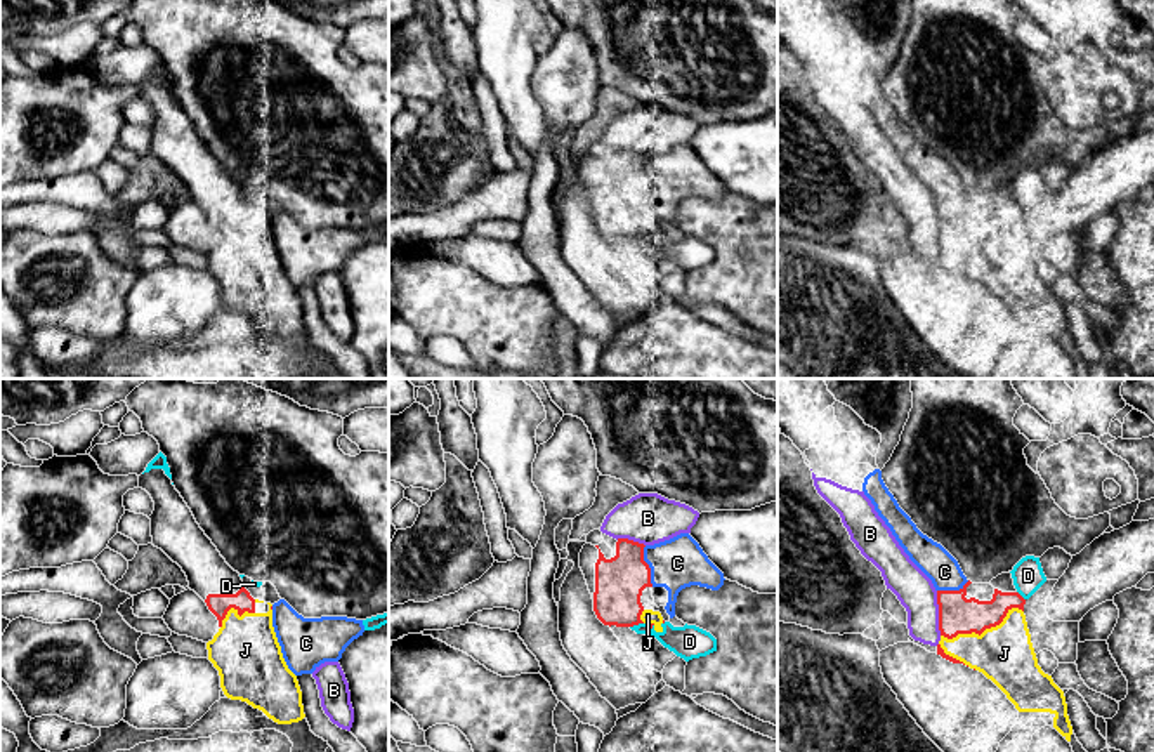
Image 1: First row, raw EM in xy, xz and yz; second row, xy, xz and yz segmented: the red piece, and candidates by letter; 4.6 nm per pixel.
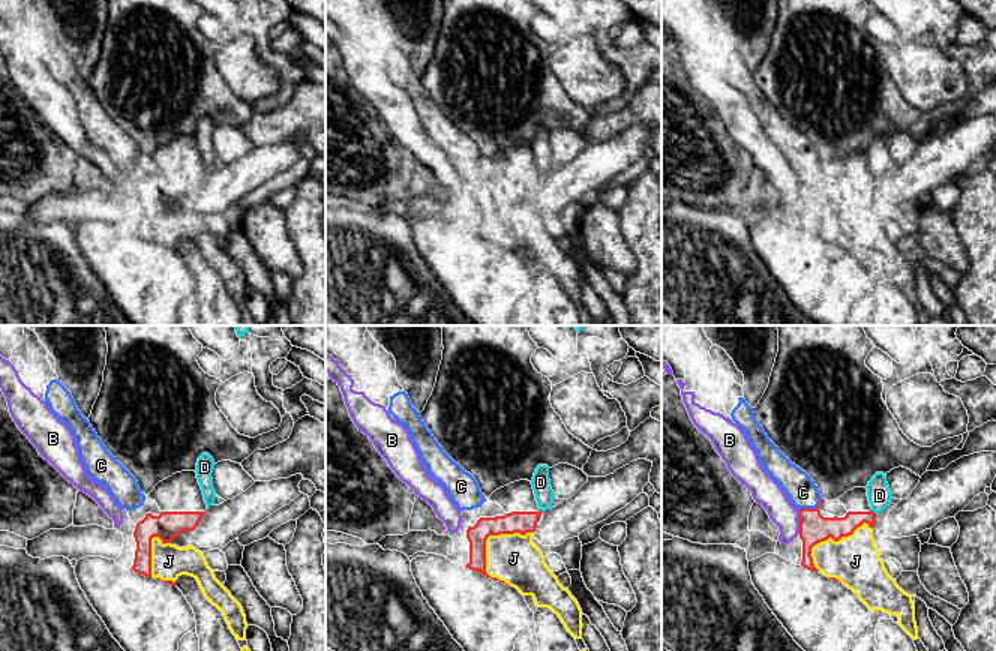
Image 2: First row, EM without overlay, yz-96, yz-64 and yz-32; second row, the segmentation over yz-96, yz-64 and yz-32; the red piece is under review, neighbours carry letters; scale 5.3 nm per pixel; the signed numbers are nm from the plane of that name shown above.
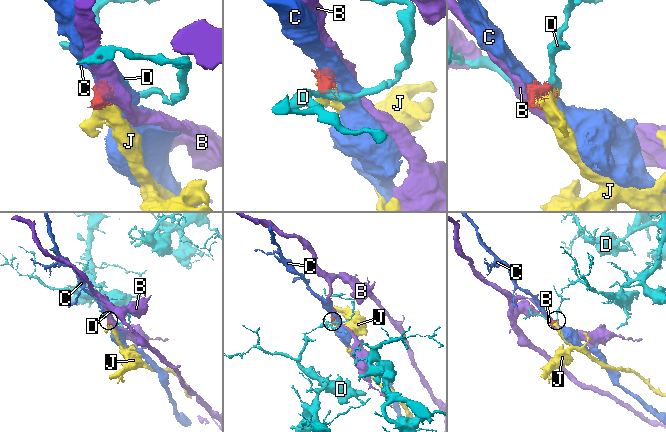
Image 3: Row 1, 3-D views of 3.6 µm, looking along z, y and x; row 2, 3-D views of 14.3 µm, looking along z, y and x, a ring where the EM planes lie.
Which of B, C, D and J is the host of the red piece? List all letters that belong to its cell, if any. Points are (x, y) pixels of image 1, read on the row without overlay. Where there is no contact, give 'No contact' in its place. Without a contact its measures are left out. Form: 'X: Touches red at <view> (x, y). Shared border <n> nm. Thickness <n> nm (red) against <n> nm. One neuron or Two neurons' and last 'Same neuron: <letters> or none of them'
B: Touches red at yz (939, 224). Shared border 200 nm. Thickness 180 nm (red) against 170 nm. Two neurons
C: Touches red at xz (648, 178). Shared border 200 nm. Thickness 220 nm (red) against 240 nm. Two neurons
D: Touches red at xz (636, 235). Shared border 70 nm. Thickness 220 nm (red) against 150 nm. Two neurons
J: Touches red at yz (983, 242). Shared border 400 nm. Thickness 180 nm (red) against 260 nm. One neuron
Same neuron: J

